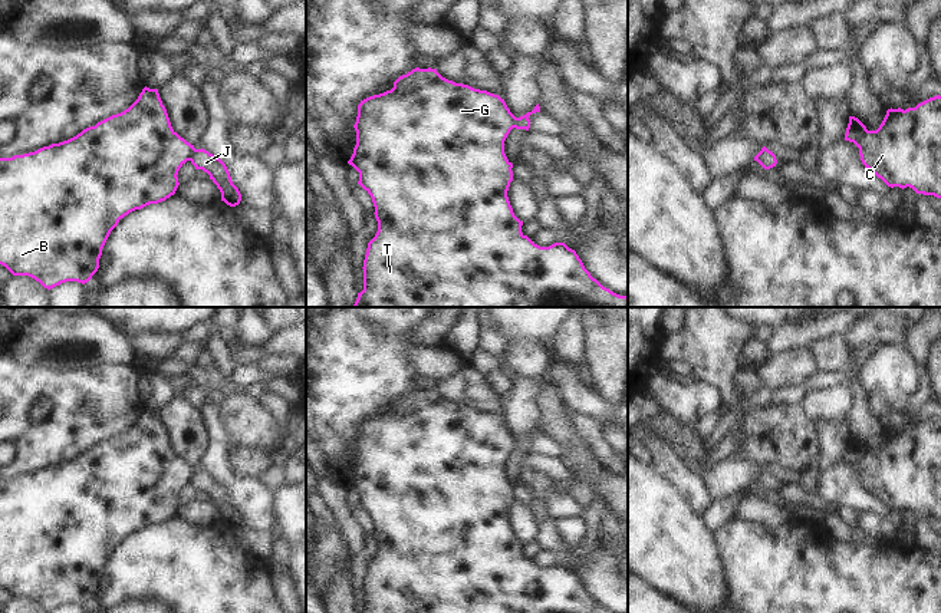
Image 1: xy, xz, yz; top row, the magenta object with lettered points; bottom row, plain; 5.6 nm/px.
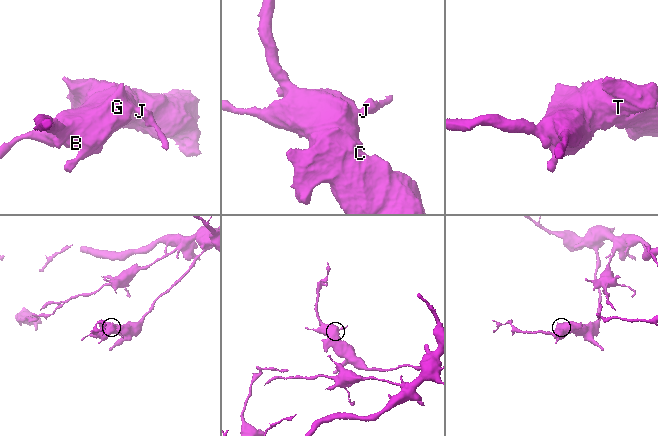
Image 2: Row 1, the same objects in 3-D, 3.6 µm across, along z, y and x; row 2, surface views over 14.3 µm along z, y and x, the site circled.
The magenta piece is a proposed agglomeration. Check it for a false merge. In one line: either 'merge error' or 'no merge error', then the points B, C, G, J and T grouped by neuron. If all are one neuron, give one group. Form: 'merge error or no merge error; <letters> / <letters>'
merge error; B C G T / J

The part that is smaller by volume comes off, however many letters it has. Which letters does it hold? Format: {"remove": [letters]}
{"remove": ["J"]}

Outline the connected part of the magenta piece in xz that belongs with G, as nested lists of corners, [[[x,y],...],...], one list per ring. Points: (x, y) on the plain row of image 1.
[[[415,389],[399,398],[391,412],[361,422],[353,446],[356,467],[348,485],[359,494],[358,505],[371,517],[378,543],[378,553],[368,564],[363,581],[362,613],[611,613],[590,597],[576,573],[565,564],[540,568],[522,554],[523,543],[514,537],[507,518],[513,485],[504,475],[504,462],[516,444],[516,438],[499,416],[448,402],[431,389]]]

